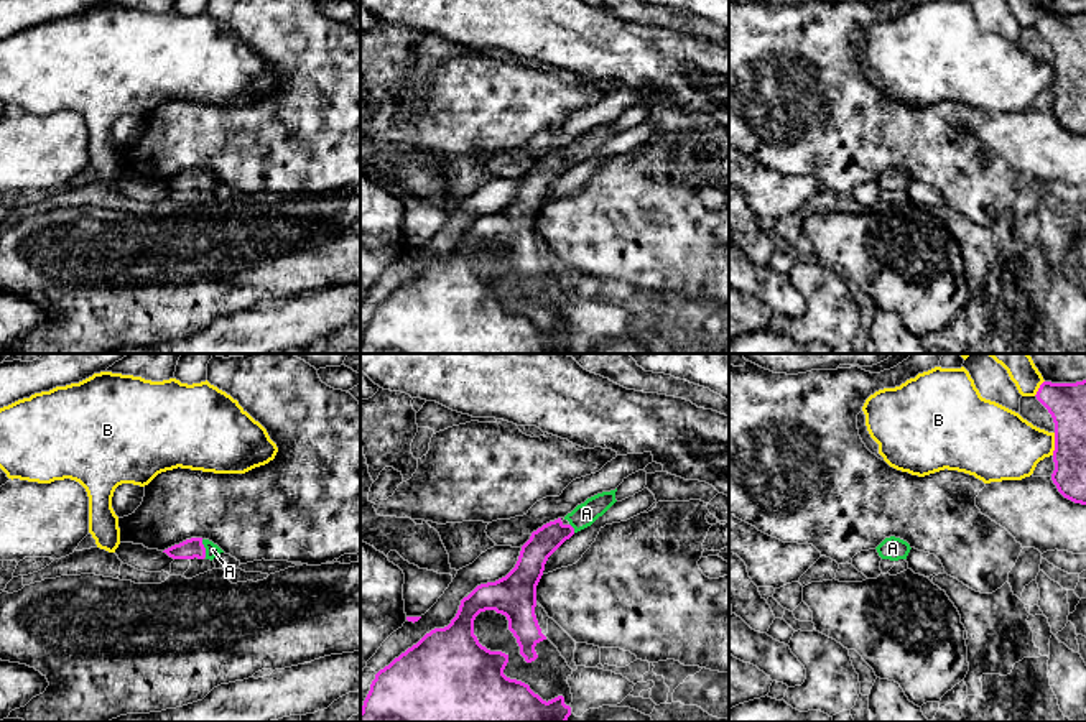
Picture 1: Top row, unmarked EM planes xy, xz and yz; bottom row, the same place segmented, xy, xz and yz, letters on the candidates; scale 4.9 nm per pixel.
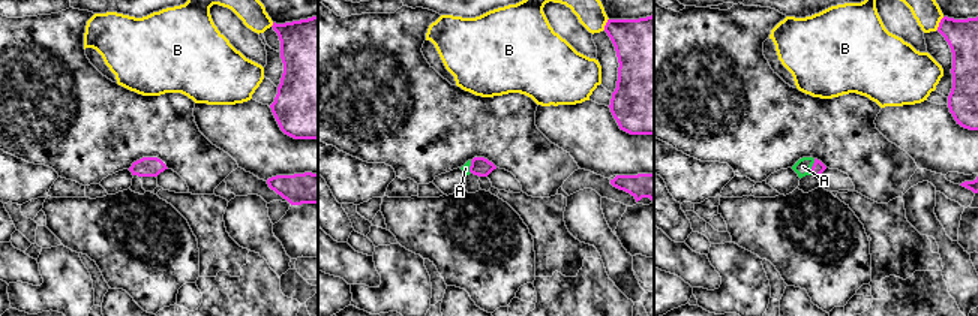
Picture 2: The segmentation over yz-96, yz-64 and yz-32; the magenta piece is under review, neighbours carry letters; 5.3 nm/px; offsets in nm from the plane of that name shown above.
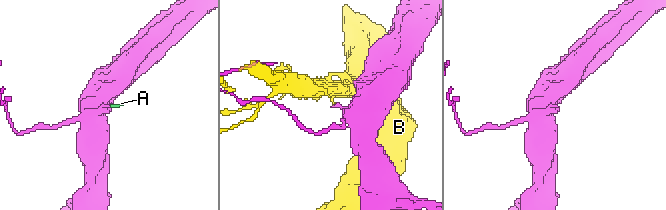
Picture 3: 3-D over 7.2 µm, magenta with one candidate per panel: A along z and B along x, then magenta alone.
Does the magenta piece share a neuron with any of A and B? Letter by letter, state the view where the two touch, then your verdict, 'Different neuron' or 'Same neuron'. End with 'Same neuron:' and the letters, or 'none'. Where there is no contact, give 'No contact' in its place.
A: Touches magenta in xy. Same neuron
B: Touches magenta in yz. Different neuron
Same neuron: A

